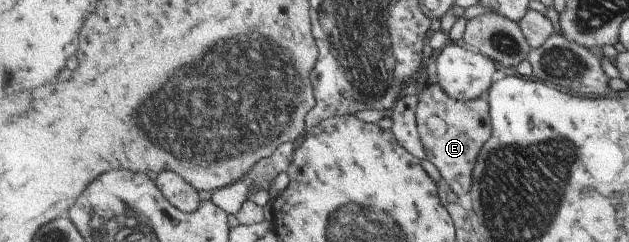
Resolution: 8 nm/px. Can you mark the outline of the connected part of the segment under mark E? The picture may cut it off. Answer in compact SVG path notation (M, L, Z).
M437 81L429 82L426 89L418 94L420 103L416 121L426 159L437 168L442 180L458 197L470 194L475 165L483 147L492 137L489 101L459 100L450 97Z

